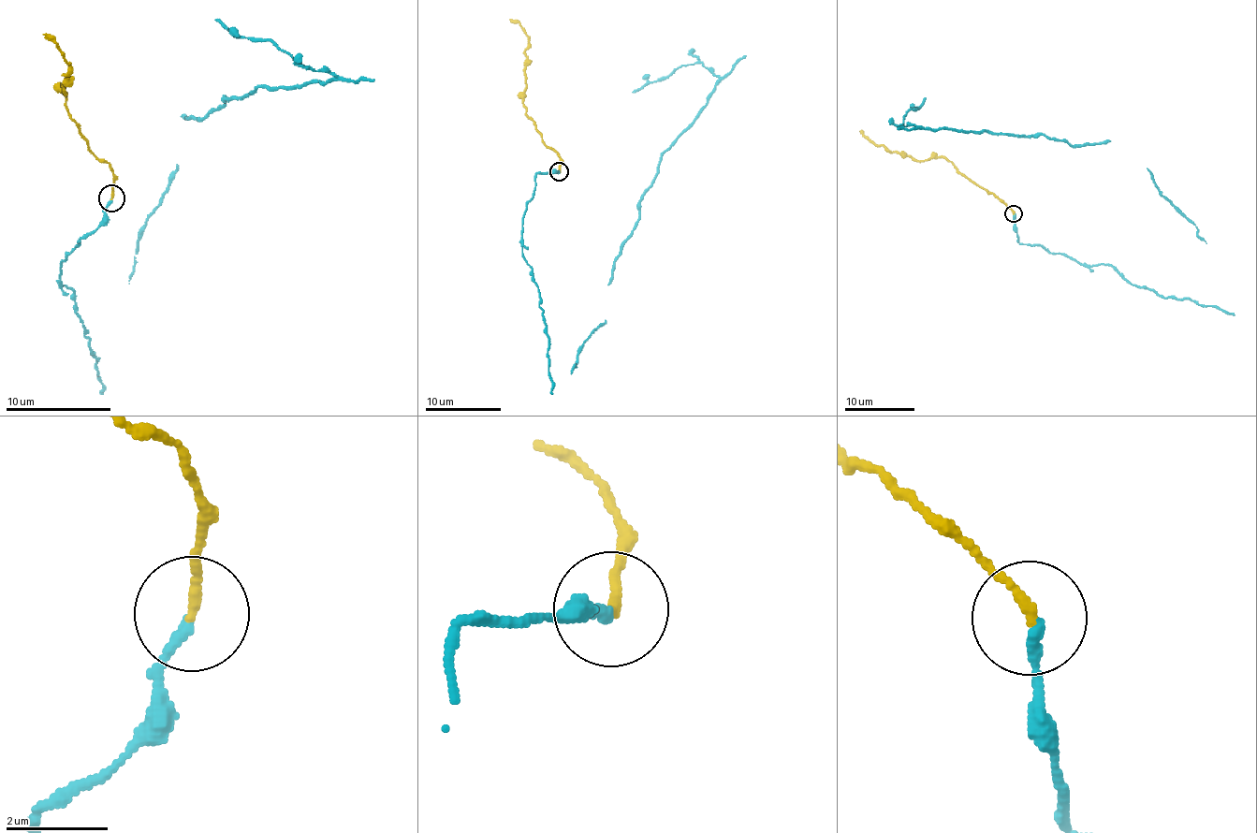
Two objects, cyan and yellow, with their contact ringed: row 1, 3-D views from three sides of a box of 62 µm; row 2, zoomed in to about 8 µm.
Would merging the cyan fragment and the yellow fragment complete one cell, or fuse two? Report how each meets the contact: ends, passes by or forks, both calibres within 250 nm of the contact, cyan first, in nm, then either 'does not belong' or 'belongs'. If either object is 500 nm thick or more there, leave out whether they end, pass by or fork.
cyan ends there; yellow ends there; 200 nm thick on the cyan side, 200 nm on the other; belongs

